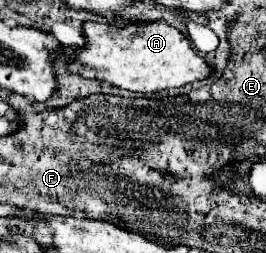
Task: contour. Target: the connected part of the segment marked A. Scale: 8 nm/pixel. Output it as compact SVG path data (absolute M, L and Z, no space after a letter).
M165 21L139 23L83 23L85 45L73 51L73 57L65 63L65 69L73 75L87 79L103 79L115 87L135 91L135 93L155 93L161 89L181 87L203 79L211 73L209 63L191 49L187 37Z

